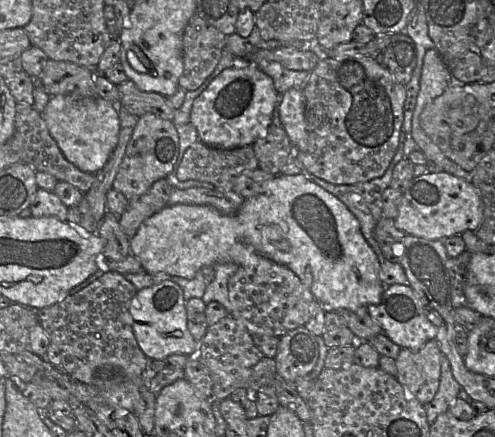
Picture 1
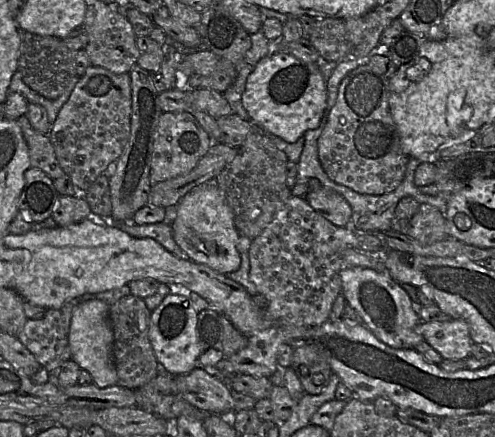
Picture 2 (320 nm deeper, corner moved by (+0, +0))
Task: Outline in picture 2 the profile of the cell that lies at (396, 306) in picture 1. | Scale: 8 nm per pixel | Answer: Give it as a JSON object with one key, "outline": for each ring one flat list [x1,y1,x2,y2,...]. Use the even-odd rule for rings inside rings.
{"outline":[[451,319,444,322,420,322,417,332,443,359,465,360,471,355,474,342,466,321]]}

